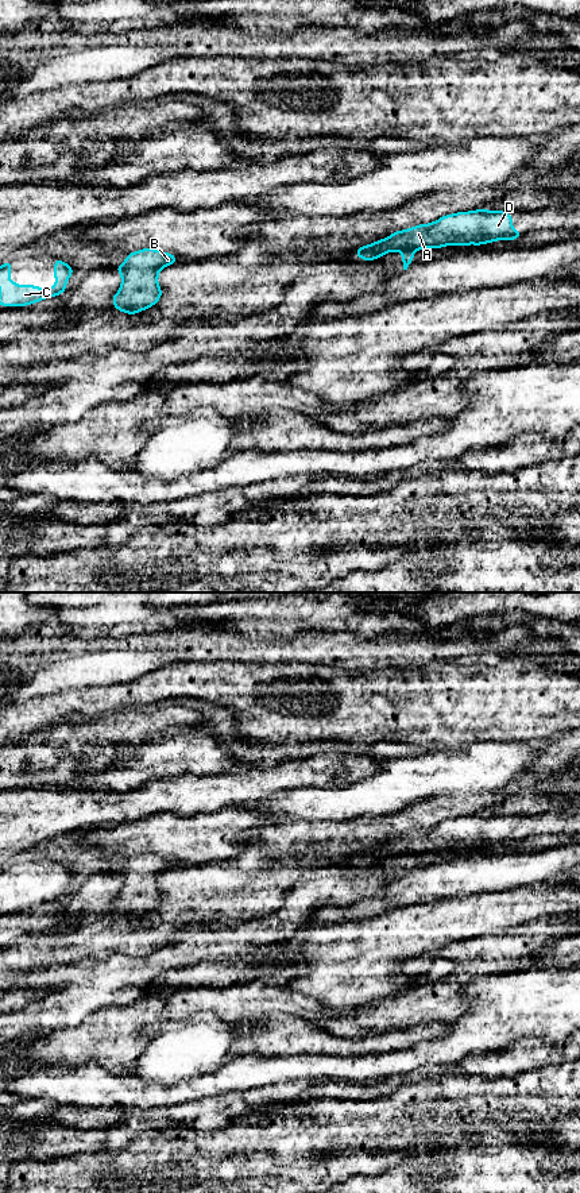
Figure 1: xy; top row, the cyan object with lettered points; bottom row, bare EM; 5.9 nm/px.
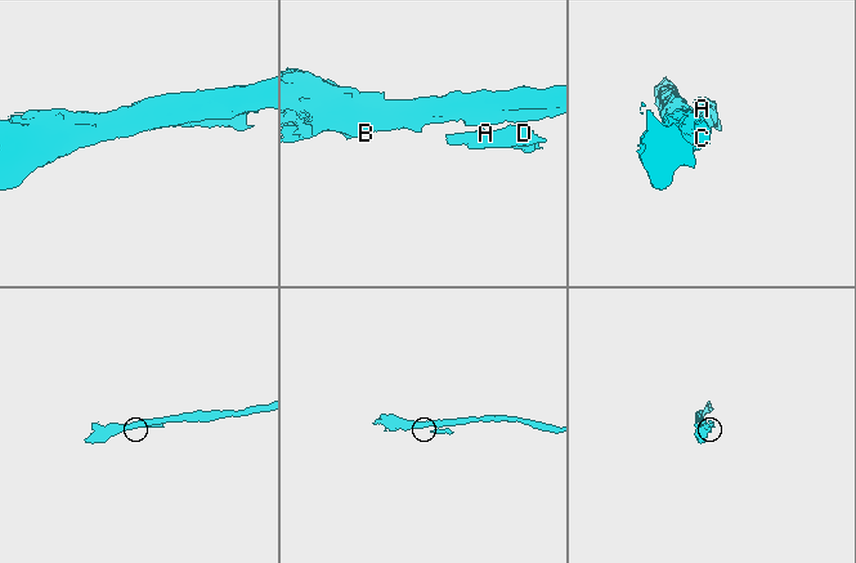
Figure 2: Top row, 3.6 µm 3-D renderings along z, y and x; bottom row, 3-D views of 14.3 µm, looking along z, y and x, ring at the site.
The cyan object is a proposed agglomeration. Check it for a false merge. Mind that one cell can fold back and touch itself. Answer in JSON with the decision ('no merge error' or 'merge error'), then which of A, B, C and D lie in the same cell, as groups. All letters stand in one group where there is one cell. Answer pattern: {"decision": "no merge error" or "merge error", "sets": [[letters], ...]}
{"decision": "merge error", "sets": [["A", "D"], ["B", "C"]]}

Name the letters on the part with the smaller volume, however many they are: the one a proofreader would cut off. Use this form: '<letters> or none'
A, D

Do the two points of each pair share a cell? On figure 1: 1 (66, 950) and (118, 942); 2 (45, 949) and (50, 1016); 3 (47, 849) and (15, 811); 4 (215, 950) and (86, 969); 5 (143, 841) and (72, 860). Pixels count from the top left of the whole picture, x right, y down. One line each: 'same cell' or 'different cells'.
1: same cell
2: different cells
3: different cells
4: same cell
5: different cells

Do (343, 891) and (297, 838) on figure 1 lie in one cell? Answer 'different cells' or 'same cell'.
different cells

